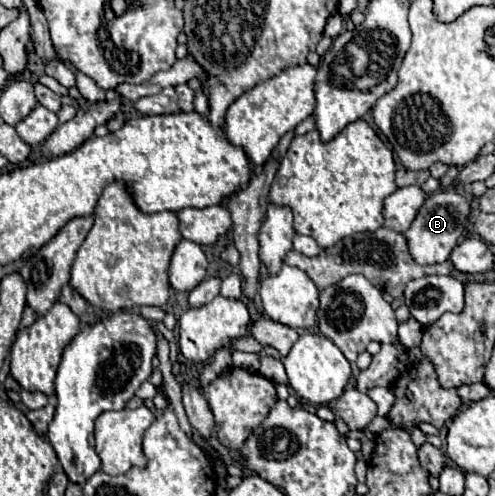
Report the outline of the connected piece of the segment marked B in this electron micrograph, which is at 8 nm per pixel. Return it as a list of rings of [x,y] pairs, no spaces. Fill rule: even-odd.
[[[455,191],[431,193],[425,199],[425,203],[421,205],[409,231],[405,231],[407,247],[409,247],[409,253],[413,255],[413,259],[419,265],[437,265],[437,263],[447,261],[447,257],[453,251],[453,247],[457,245],[459,237],[465,235],[469,213],[471,213],[471,205],[459,193],[455,193]]]

